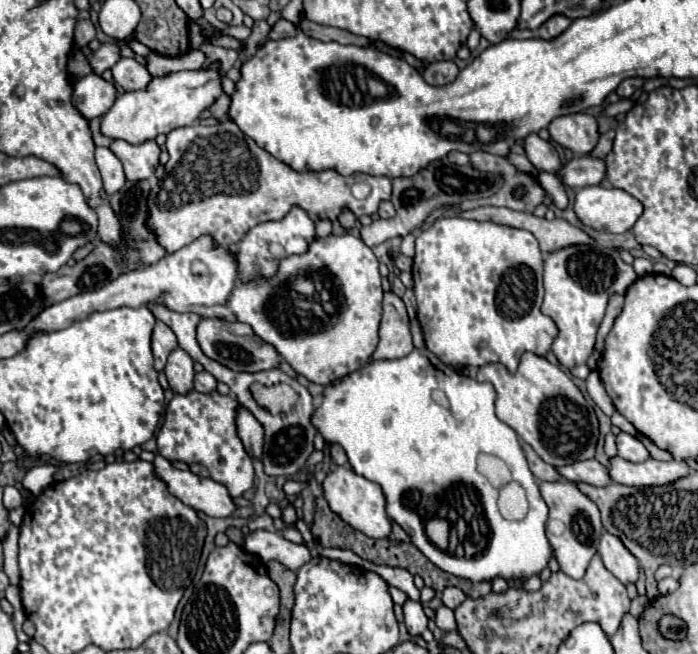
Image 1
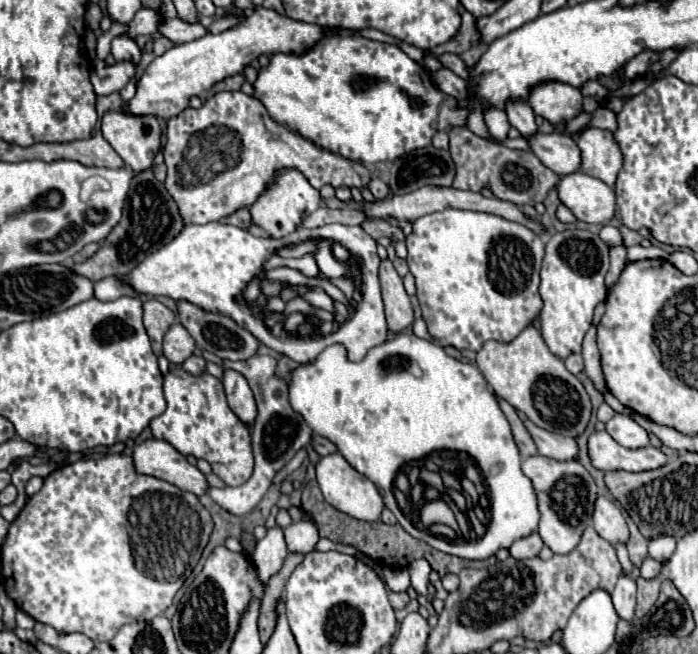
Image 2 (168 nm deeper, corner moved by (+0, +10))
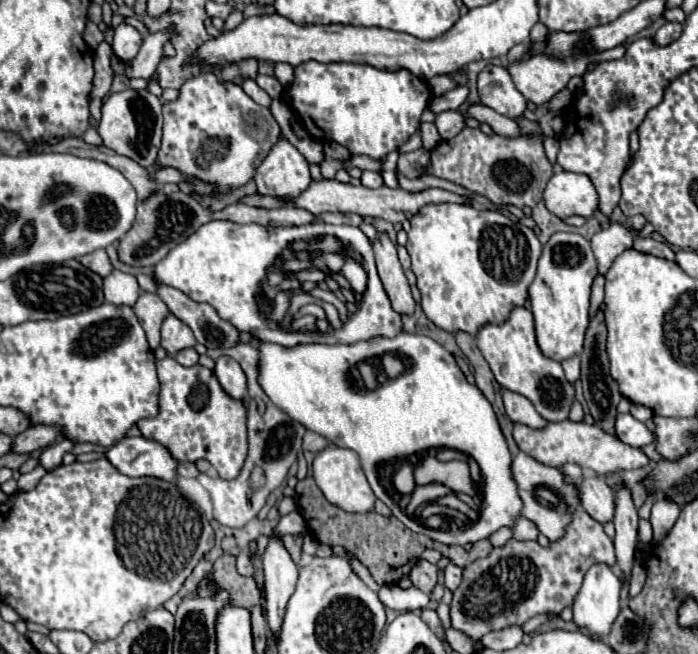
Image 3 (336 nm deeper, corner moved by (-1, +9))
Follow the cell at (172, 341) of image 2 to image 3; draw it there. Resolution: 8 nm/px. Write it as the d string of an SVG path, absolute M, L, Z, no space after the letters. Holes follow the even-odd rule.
M173 314L163 322L161 328L161 346L167 350L169 356L177 354L179 350L193 348L195 346L195 336L187 324L183 324L179 318Z

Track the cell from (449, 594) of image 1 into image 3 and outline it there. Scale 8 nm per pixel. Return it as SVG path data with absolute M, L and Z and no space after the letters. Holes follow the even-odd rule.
M449 564L449 566L445 568L445 586L453 592L453 590L459 586L459 582L461 582L461 568Z

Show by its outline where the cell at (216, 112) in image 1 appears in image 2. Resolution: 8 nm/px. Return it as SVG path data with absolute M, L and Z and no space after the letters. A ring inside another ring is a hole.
M238 73L238 75L226 77L220 85L222 85L222 89L226 89L226 91L238 91L244 81L246 81L246 79L244 79L244 73Z

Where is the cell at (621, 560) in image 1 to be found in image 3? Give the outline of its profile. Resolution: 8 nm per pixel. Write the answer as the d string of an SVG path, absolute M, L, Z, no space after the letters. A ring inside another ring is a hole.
M601 476L581 480L579 492L581 492L581 508L591 518L595 518L599 524L613 522L613 518L615 518L615 494Z

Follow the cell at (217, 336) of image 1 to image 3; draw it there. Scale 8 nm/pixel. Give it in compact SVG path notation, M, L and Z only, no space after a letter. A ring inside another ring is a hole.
M159 286L157 294L169 306L171 314L193 330L199 344L207 348L233 348L239 344L239 330L221 320L209 304L193 302L181 290L169 286Z

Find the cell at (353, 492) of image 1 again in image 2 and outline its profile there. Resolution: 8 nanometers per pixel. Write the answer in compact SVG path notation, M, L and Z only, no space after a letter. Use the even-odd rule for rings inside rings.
M330 453L318 461L316 481L318 481L326 501L332 507L336 507L338 511L342 511L354 519L362 519L362 521L378 521L380 519L384 501L382 501L376 485L368 477L362 477L362 473L358 473L354 467L350 467L348 461L340 453Z

